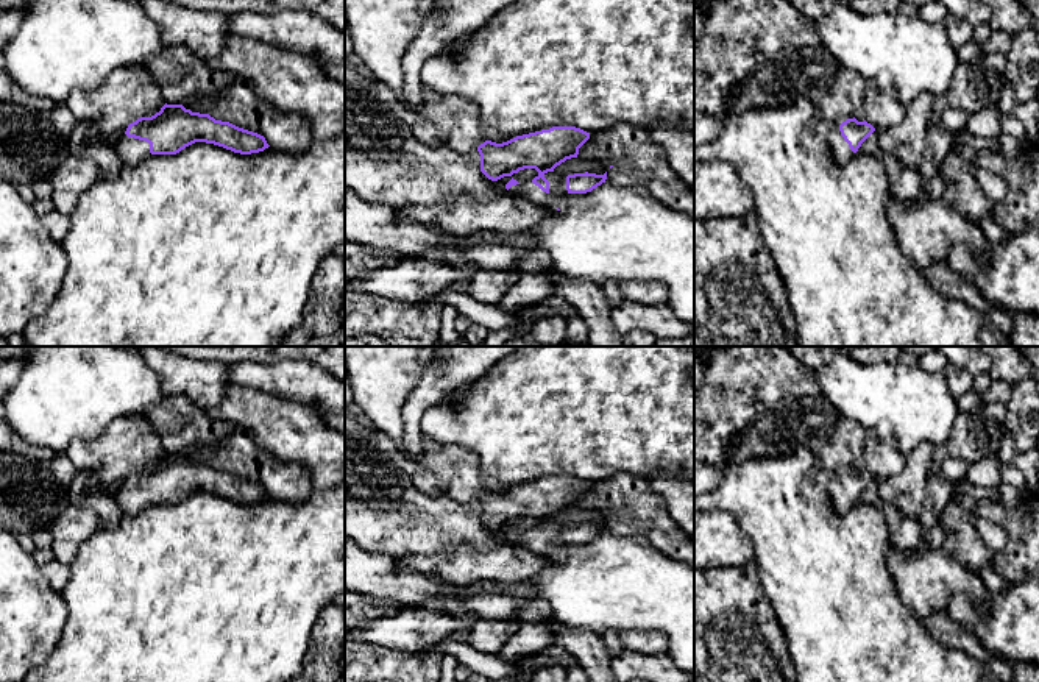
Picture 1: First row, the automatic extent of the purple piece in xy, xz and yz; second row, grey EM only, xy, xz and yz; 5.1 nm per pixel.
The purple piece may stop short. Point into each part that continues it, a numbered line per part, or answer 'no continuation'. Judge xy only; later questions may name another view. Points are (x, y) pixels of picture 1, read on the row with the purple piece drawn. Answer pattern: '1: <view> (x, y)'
1: xy (128, 92)

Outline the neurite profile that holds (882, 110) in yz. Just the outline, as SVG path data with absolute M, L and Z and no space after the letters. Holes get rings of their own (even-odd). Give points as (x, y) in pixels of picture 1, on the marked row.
M874 81L866 83L866 86L861 105L864 120L871 123L877 133L895 126L906 112L906 105L899 100L895 89L881 92L875 87Z

